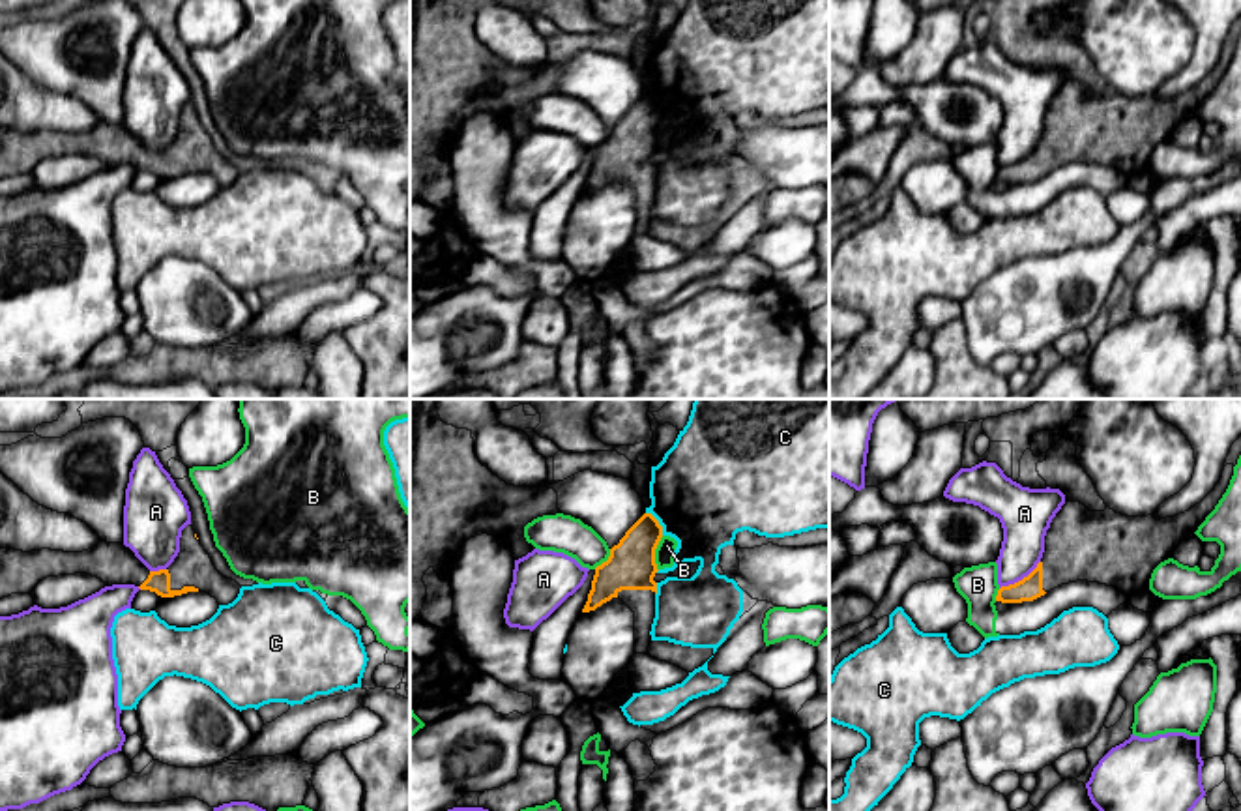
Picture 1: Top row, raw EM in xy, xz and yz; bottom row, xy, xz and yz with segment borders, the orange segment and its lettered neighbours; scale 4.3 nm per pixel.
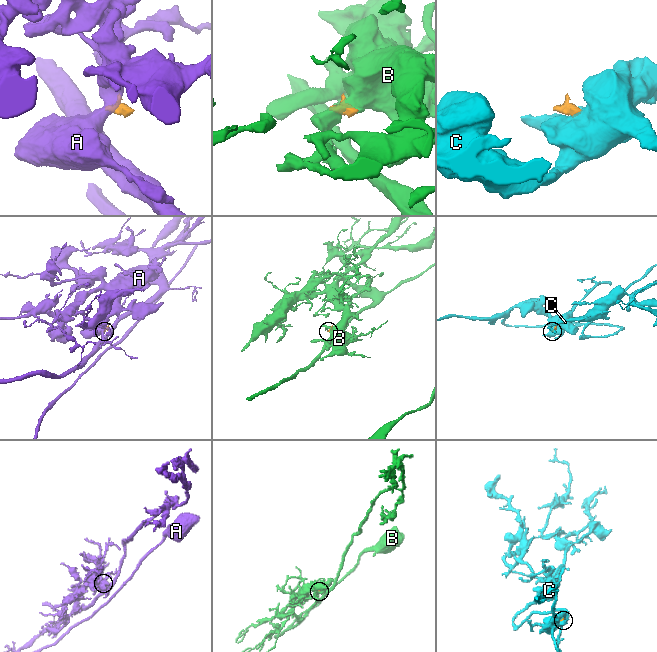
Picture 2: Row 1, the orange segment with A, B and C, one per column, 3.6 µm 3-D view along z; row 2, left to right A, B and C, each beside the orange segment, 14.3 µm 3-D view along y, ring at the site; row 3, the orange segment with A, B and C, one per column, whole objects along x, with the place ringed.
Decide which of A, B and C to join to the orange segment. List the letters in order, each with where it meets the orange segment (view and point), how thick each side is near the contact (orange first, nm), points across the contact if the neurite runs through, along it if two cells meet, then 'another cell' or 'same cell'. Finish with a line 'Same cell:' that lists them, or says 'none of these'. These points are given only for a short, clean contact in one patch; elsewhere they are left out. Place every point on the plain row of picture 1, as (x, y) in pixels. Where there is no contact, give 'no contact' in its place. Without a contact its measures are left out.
A: yz (1022, 160) | 100/200 nm | along yz (1039, 141), (1026, 156), (1000, 169) | another cell
B: xz (654, 133) | 200/80 nm | along xz (663, 117), (656, 130), (657, 150) | another cell
C: xz (657, 103) | 200/460 nm | along xz (646, 92), (657, 102), (663, 115) | another cell
Same cell: none of these

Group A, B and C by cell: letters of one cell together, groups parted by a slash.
A / B / C

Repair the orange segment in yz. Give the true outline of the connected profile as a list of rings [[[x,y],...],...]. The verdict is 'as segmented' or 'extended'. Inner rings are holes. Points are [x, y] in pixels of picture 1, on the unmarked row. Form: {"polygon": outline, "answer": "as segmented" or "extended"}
{"polygon": [[[1241,15],[1230,28],[1215,69],[1175,97],[1127,97],[1110,88],[1089,92],[1080,82],[1065,82],[1046,111],[1044,133],[1037,148],[1022,161],[1001,167],[996,182],[1033,182],[1076,161],[1114,167],[1125,176],[1149,170],[1153,150],[1172,139],[1177,125],[1194,114],[1219,84],[1239,36]]], "answer": "extended"}

